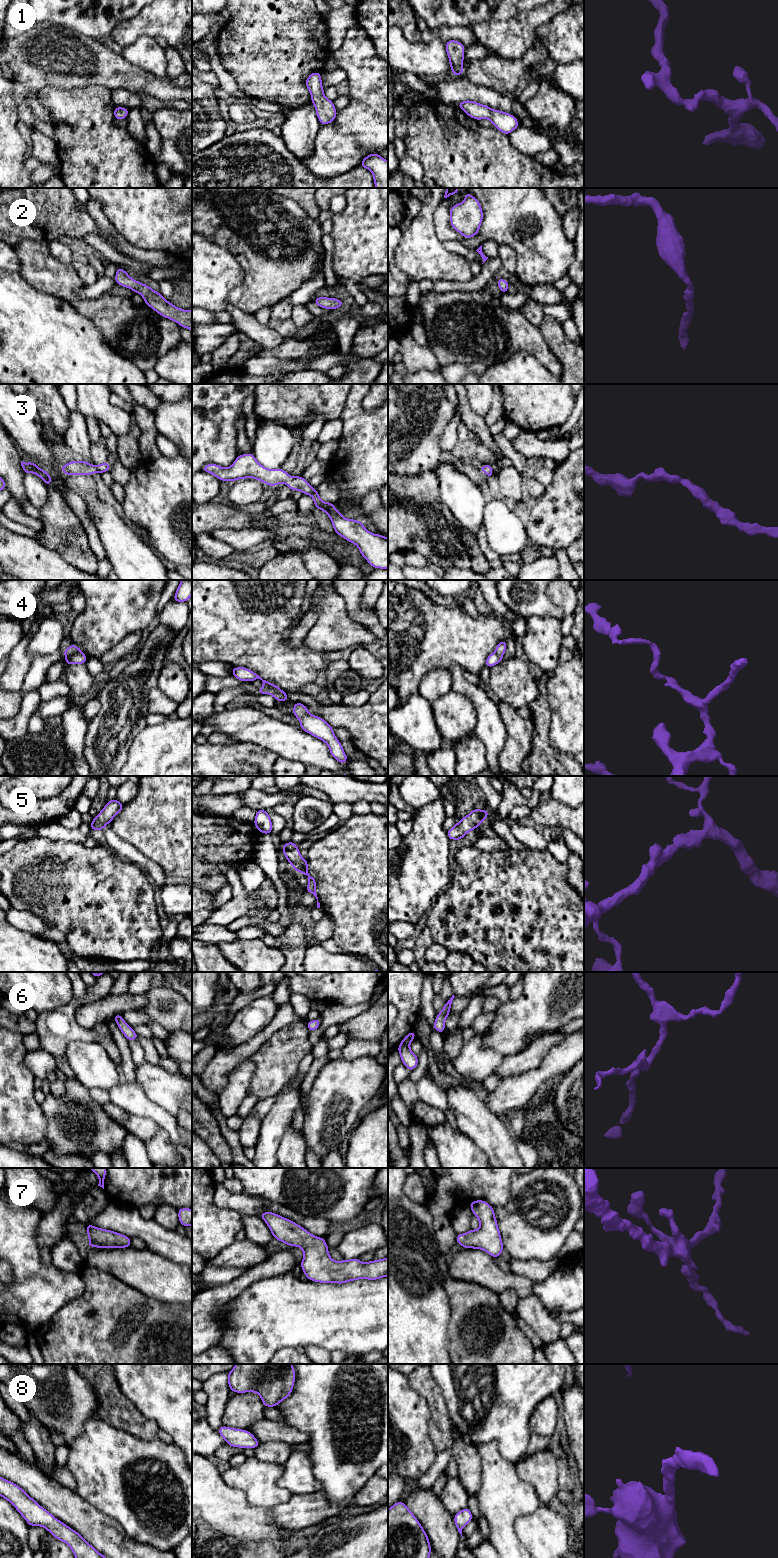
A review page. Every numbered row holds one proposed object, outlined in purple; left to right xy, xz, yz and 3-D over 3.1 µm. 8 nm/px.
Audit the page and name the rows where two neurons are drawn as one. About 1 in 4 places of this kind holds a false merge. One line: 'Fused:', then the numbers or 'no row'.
Fused: 4

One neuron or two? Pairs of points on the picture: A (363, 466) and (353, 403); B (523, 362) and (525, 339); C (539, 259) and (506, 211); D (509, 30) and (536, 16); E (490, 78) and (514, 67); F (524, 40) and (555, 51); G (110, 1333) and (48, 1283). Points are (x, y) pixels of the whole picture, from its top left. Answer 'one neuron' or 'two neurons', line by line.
A: one neuron
B: two neurons
C: one neuron
D: one neuron
E: one neuron
F: two neurons
G: two neurons

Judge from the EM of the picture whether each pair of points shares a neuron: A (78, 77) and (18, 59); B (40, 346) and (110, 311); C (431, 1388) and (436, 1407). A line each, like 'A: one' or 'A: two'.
A: one
B: two
C: one

